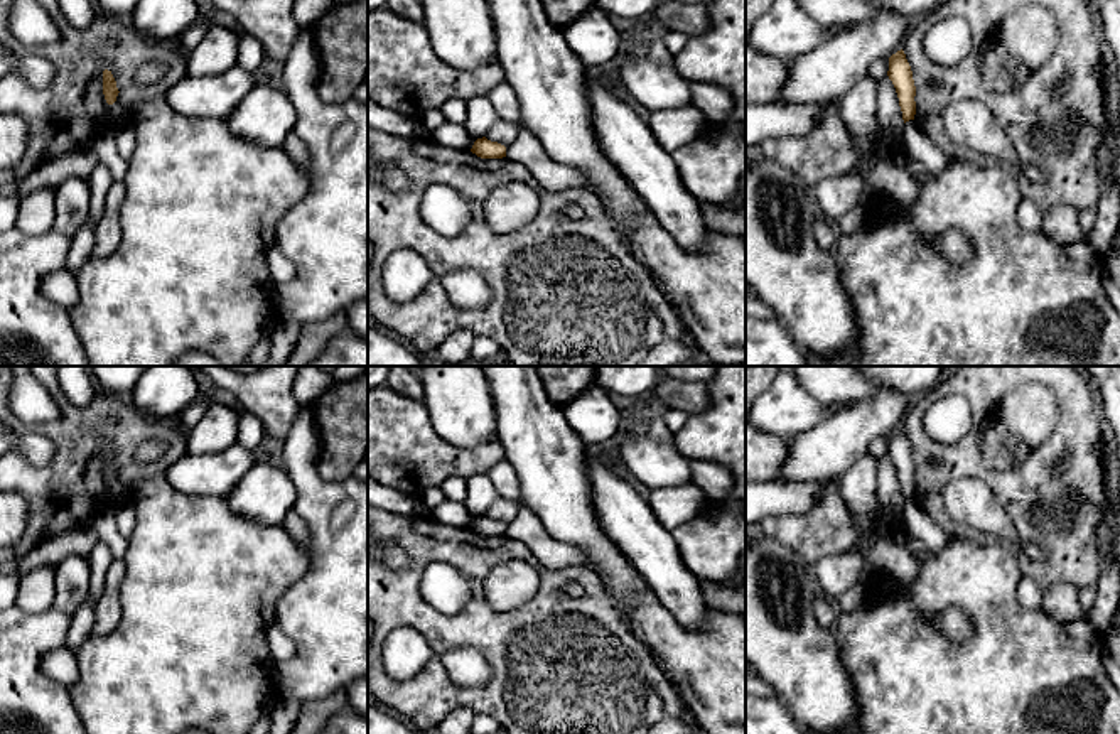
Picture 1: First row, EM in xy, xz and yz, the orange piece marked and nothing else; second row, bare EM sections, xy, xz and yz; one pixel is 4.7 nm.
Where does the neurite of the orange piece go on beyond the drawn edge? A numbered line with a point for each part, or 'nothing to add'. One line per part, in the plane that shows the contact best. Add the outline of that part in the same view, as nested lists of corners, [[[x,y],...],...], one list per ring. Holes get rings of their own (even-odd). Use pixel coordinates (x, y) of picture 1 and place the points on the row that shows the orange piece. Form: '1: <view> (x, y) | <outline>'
nothing to add

